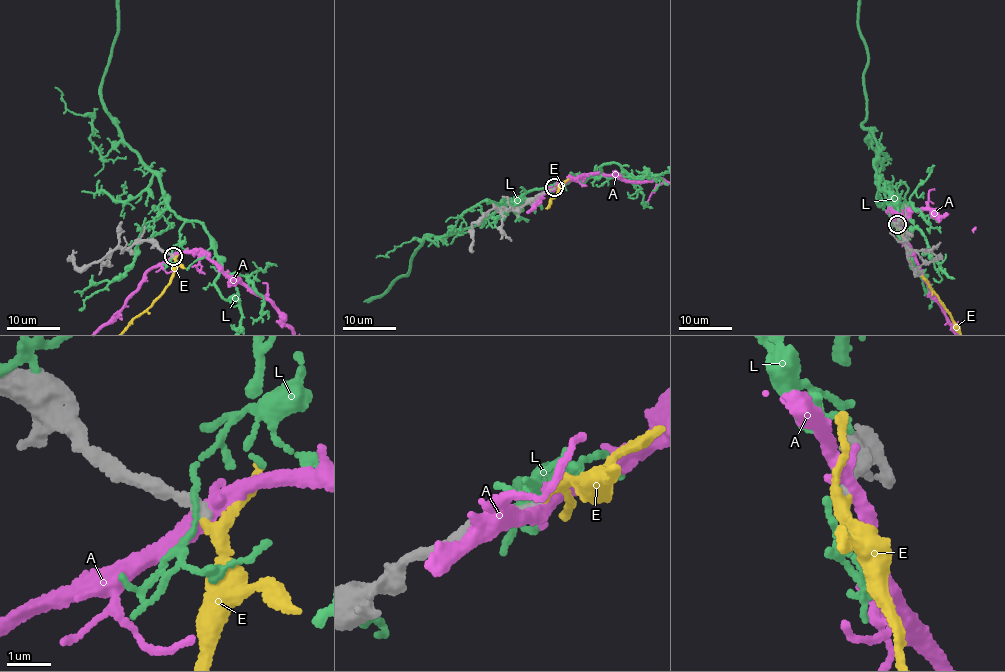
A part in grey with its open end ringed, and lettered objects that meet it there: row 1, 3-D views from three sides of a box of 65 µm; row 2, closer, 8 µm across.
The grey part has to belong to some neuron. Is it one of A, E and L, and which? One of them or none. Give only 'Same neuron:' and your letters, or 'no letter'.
Same neuron: E

